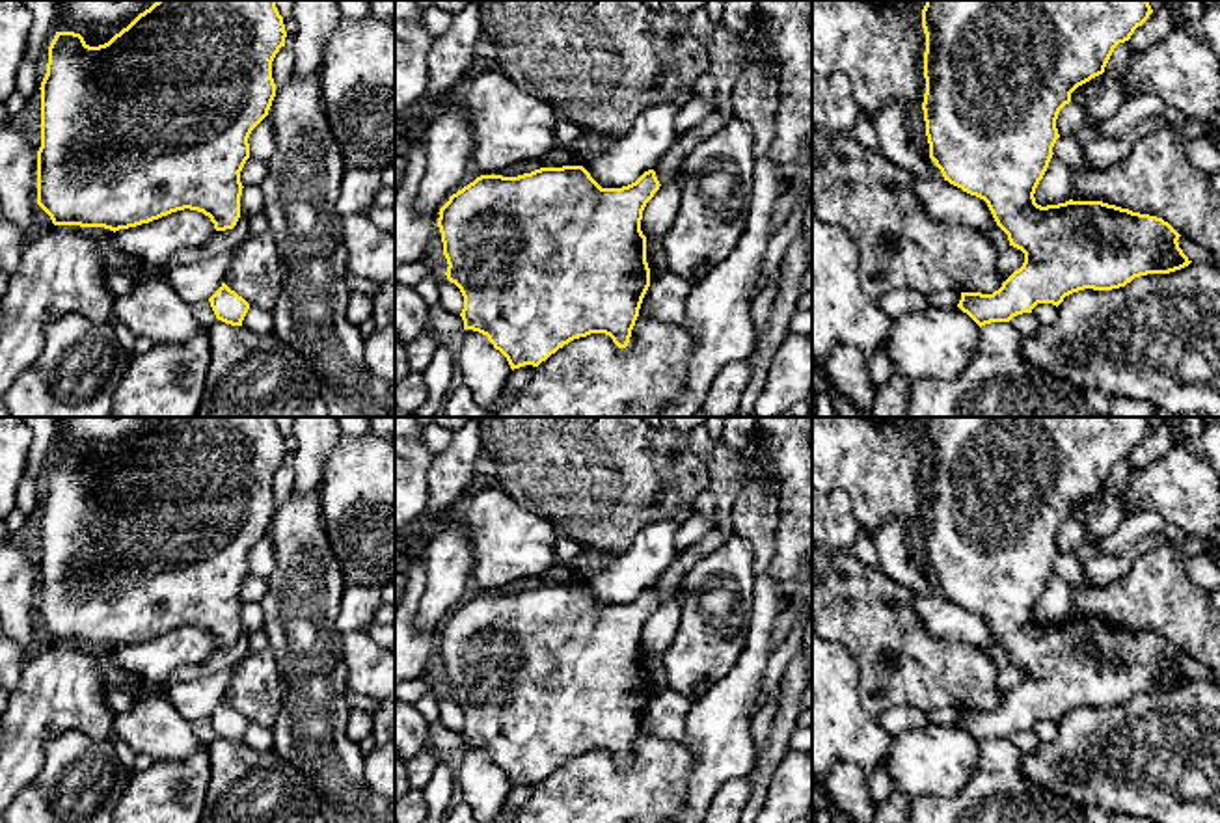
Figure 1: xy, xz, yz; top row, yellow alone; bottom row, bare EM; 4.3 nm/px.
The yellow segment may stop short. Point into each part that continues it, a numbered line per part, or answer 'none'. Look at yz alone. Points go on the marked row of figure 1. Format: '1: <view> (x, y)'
none

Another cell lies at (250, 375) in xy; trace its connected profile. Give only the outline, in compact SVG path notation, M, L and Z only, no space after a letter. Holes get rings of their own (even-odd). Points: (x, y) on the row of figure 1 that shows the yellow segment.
M218 320L207 335L210 365L196 417L328 417L317 372L274 331L257 335Z

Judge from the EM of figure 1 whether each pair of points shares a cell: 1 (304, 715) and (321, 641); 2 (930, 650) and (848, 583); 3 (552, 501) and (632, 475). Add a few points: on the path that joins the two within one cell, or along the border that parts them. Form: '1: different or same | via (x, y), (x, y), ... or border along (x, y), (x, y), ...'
1: same | via (313, 697), (313, 660)
2: same | via (909, 645), (868, 604)
3: same | via (572, 481), (578, 475), (611, 475)

